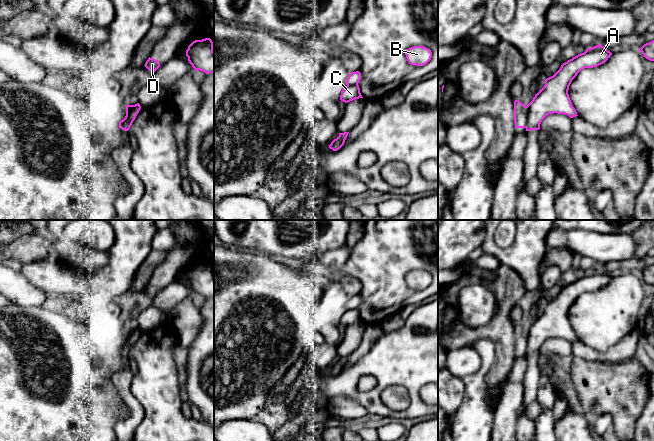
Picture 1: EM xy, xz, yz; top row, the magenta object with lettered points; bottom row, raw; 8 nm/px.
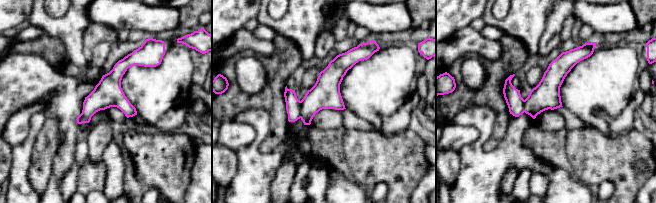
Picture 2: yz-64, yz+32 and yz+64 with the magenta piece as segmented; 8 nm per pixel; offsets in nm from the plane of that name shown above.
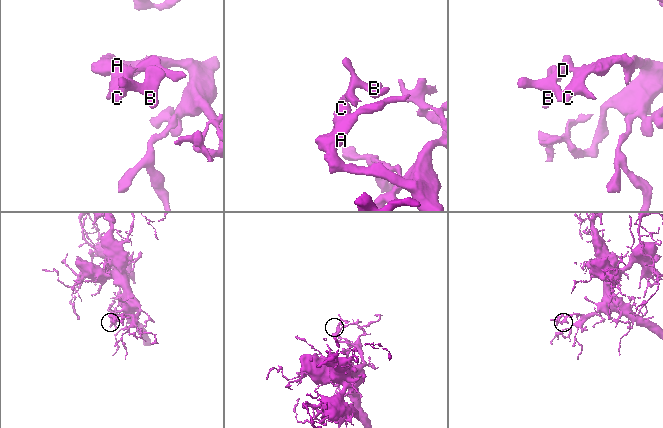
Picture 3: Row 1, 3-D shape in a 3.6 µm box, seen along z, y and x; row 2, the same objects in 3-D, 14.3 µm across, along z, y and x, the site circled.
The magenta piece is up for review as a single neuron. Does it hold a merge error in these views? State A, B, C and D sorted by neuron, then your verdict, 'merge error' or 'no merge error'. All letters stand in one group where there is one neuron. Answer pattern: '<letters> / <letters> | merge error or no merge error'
A C / B D | merge error

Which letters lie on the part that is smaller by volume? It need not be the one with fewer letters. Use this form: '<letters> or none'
B, D

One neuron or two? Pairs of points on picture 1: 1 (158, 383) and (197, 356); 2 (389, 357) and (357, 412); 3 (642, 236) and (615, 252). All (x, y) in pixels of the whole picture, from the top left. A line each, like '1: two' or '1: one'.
1: two
2: two
3: two

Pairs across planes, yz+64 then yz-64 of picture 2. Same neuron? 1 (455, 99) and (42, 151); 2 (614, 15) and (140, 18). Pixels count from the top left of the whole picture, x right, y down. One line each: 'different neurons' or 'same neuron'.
1: same neuron
2: same neuron

